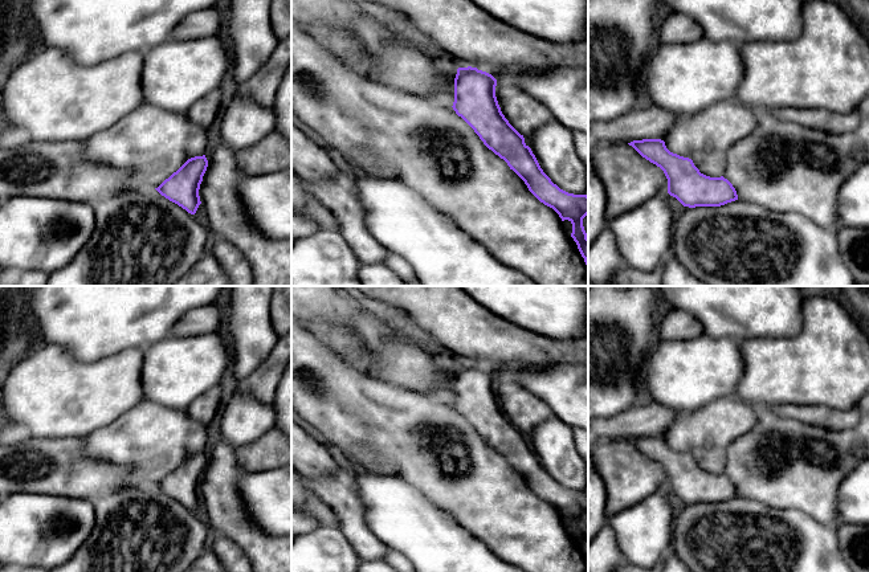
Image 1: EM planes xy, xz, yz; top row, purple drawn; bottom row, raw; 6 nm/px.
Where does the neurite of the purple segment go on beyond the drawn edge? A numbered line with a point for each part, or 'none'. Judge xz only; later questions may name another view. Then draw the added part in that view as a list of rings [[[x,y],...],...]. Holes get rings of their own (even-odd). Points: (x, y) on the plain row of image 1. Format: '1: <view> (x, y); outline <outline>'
none

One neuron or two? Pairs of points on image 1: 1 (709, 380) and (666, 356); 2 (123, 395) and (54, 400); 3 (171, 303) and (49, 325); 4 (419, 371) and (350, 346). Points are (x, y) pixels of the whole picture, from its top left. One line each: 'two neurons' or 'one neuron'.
1: one neuron
2: one neuron
3: one neuron
4: two neurons

